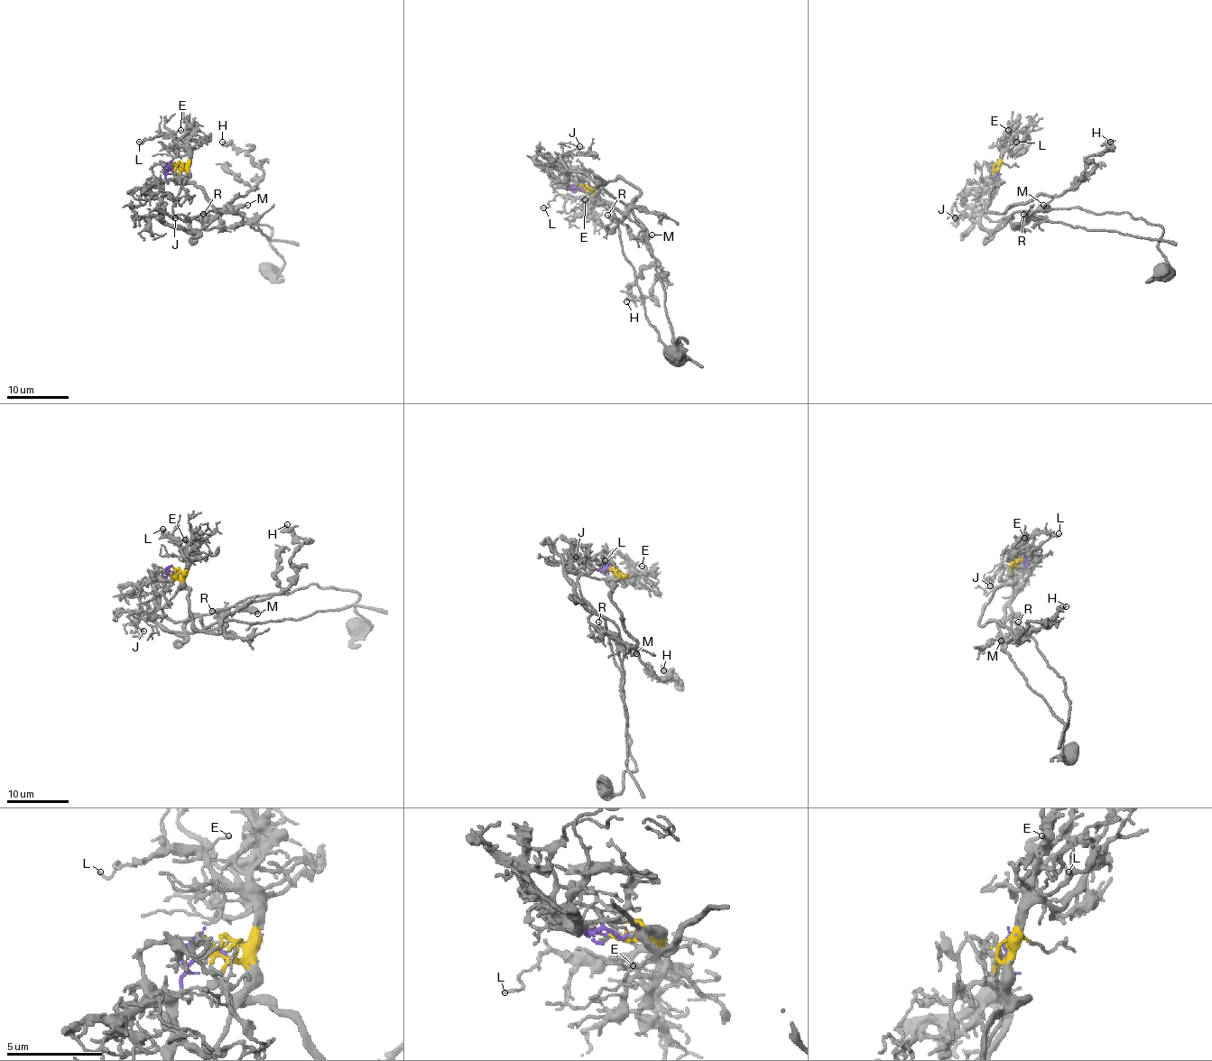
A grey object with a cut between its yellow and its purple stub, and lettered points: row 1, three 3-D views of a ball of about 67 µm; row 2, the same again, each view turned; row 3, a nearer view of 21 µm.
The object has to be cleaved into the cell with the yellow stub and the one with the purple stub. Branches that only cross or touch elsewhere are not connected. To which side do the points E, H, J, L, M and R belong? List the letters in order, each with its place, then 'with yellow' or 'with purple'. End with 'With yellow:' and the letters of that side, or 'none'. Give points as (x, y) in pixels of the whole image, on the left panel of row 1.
E: (180, 130) | with yellow
H: (222, 142) | with yellow
J: (175, 217) | with purple
L: (139, 142) | with yellow
M: (247, 205) | with purple
R: (203, 214) | with purple
With yellow: E, H, L

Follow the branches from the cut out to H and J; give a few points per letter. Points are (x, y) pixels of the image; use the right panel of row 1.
H: (998, 161), (1003, 182), (991, 190), (987, 210), (1004, 214), (1039, 195), (1063, 195), (1109, 141)
J: (998, 161), (995, 195), (991, 203), (981, 212), (969, 208), (959, 212), (953, 206), (955, 218)

